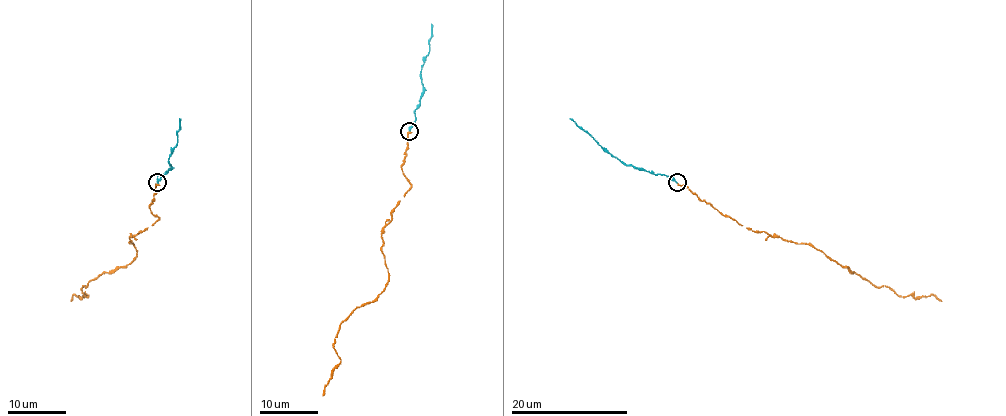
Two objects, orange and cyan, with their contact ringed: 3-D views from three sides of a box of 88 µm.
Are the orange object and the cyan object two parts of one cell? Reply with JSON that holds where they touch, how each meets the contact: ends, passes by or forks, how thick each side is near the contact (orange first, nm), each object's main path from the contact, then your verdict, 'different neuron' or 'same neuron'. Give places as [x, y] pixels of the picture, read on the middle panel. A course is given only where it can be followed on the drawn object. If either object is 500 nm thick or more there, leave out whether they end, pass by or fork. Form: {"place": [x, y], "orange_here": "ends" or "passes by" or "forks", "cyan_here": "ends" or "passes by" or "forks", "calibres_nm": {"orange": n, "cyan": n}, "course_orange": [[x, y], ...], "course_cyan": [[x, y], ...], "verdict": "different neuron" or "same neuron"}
{"place": [409, 131], "orange_here": "ends", "cyan_here": "ends", "calibres_nm": {"orange": 200, "cyan": 240}, "course_orange": [[409, 132], [402, 171], [410, 187], [381, 234], [388, 282], [340, 324], [333, 345], [340, 362], [323, 396]], "course_cyan": [[409, 130], [422, 94], [422, 65], [429, 52], [431, 24]], "verdict": "same neuron"}

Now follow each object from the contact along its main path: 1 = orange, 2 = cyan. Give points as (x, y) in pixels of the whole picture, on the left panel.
1: (157, 183), (150, 210), (158, 218), (129, 237), (136, 256), (71, 301)
2: (157, 182), (170, 169), (170, 156), (177, 142), (179, 118)

